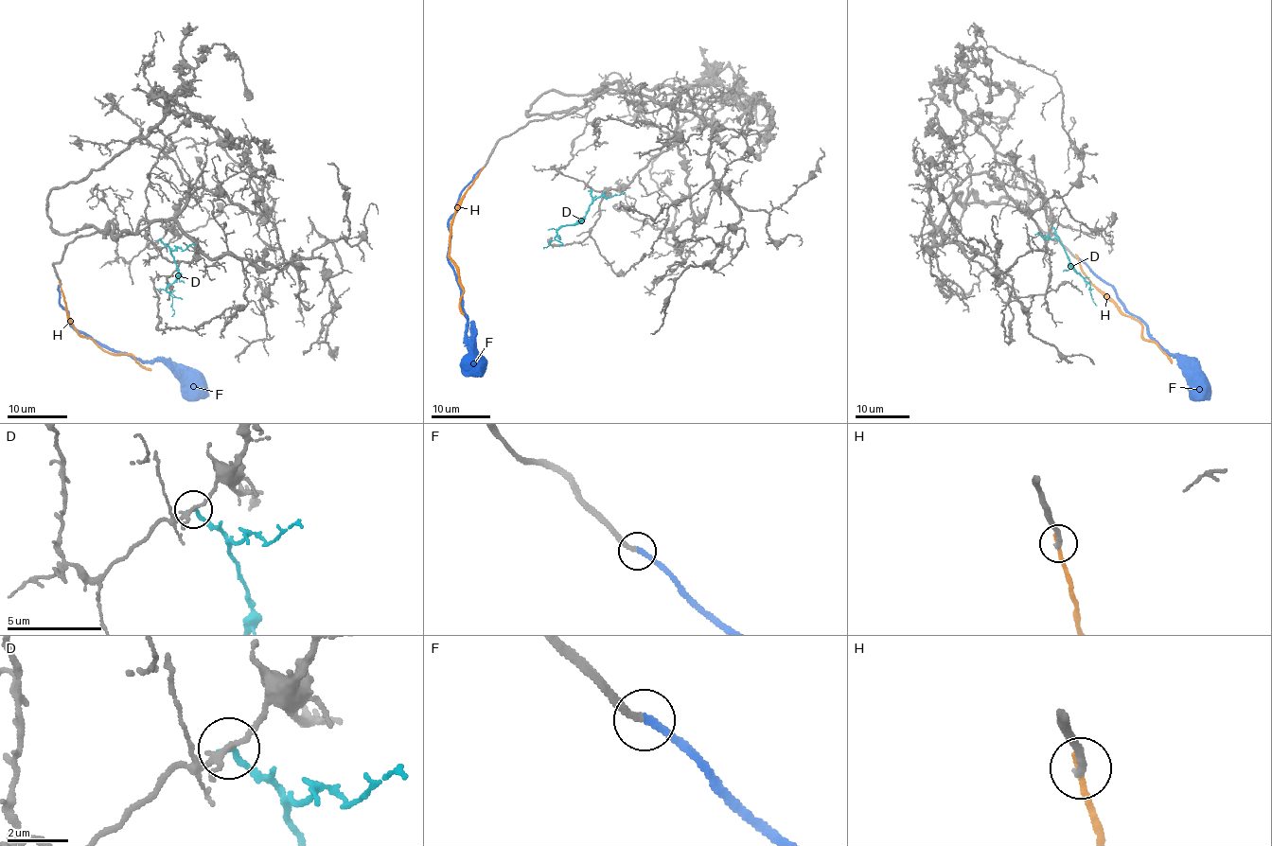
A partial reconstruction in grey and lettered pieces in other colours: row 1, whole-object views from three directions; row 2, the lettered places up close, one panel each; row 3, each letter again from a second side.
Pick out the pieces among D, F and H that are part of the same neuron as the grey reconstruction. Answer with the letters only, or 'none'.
F

